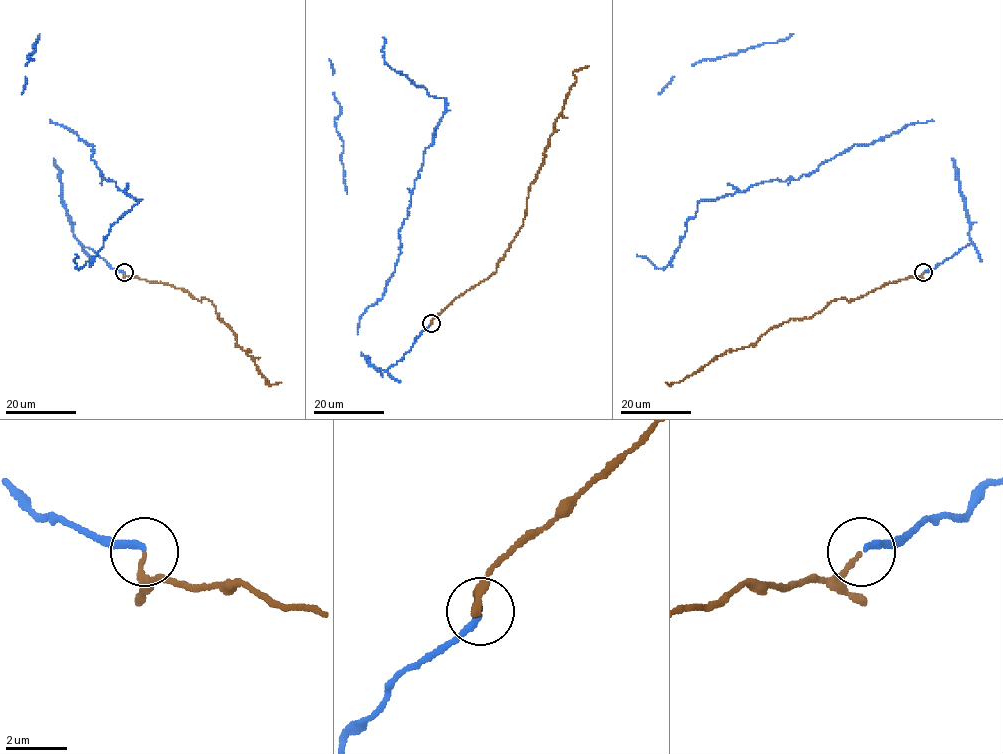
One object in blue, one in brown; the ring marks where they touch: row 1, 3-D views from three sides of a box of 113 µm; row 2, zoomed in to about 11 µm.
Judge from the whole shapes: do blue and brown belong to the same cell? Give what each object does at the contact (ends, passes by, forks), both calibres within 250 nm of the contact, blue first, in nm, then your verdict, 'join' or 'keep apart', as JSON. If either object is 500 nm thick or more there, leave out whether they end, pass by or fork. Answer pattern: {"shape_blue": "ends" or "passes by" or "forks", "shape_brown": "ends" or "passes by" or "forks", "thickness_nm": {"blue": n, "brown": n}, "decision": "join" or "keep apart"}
{"shape_blue": "ends", "shape_brown": "ends", "thickness_nm": {"blue": 200, "brown": 130}, "decision": "join"}

